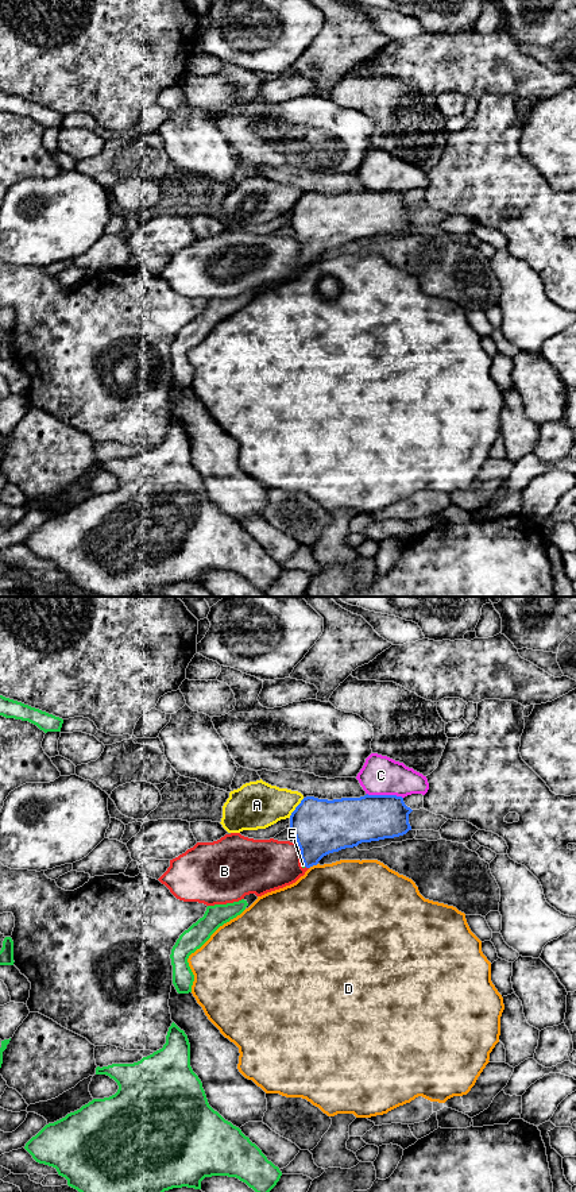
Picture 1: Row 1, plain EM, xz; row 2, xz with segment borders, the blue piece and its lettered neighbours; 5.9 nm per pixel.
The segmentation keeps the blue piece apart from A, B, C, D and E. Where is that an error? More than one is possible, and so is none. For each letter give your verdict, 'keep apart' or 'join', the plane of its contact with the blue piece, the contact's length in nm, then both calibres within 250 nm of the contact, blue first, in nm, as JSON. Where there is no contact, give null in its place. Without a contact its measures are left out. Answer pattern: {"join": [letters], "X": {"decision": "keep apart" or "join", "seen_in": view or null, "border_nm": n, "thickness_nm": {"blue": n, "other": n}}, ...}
{"join": ["E"], "A": {"decision": "keep apart", "seen_in": "xz", "border_nm": 150, "thickness_nm": {"blue": 320, "other": 280}}, "B": {"decision": "keep apart", "seen_in": "xz", "border_nm": 100, "thickness_nm": {"blue": 320, "other": 320}}, "C": {"decision": "keep apart", "seen_in": "xz", "border_nm": 220, "thickness_nm": {"blue": 280, "other": 240}}, "D": {"decision": "keep apart", "seen_in": "xz", "border_nm": 70, "thickness_nm": {"blue": 320, "other": 460}}, "E": {"decision": "join", "seen_in": "xz", "border_nm": 60, "thickness_nm": {"blue": 320, "other": 20}}}

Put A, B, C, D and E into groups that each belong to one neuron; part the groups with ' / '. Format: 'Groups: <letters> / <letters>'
Groups: A / B / C / D / E

